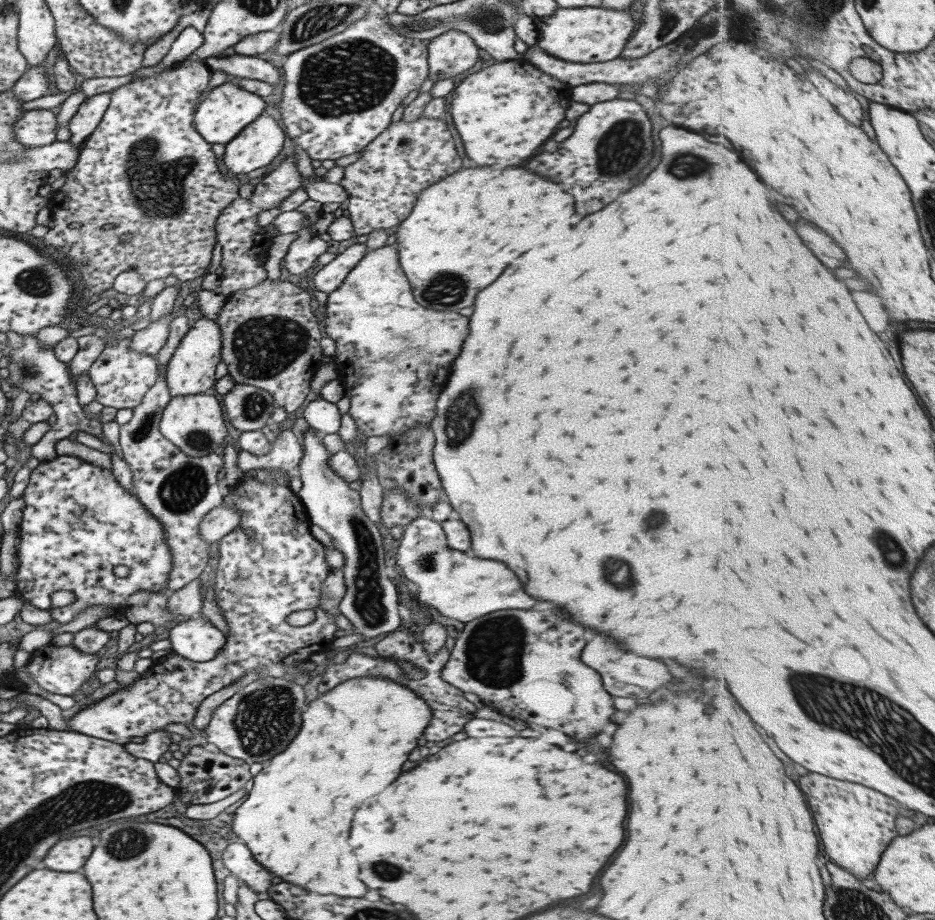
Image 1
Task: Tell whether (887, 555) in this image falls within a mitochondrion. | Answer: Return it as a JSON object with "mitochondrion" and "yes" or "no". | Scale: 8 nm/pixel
{"mitochondrion":"yes"}

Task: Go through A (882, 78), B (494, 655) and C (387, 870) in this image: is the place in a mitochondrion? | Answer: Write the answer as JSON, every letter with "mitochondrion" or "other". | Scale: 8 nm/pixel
{"A":"other","B":"mitochondrion","C":"mitochondrion"}

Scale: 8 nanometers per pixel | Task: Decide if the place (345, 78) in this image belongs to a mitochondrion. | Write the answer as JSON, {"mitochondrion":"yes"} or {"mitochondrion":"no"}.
{"mitochondrion":"yes"}

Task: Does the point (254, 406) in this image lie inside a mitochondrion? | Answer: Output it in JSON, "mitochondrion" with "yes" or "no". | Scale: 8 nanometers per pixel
{"mitochondrion":"yes"}

